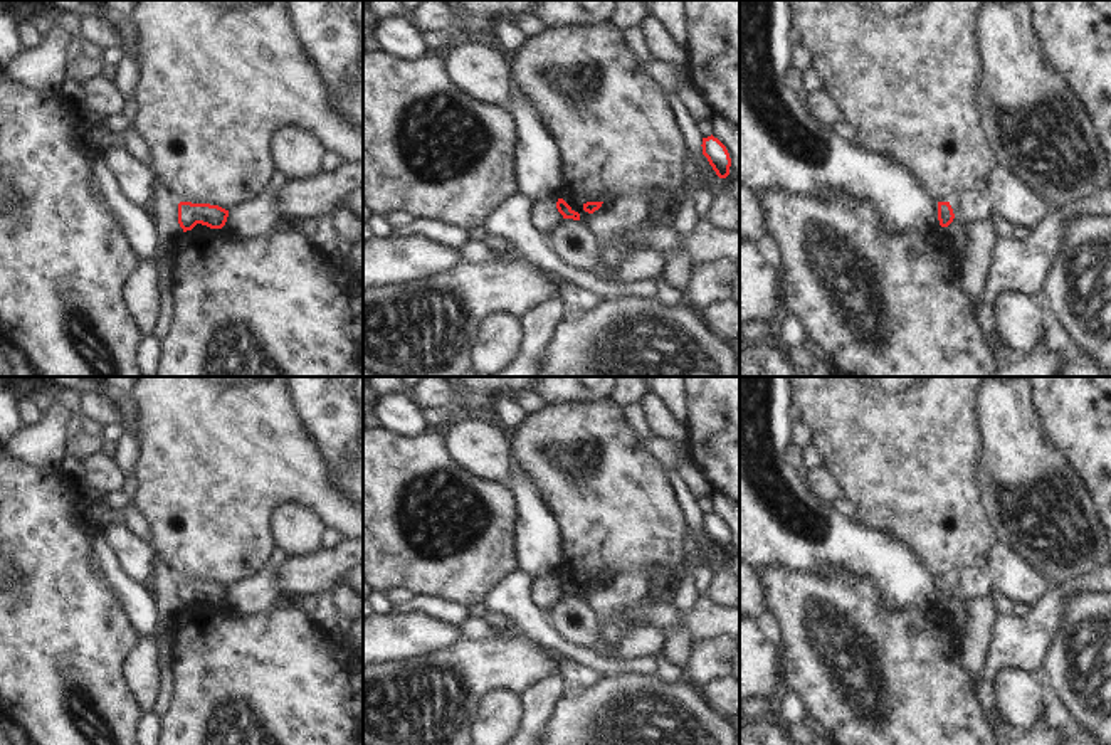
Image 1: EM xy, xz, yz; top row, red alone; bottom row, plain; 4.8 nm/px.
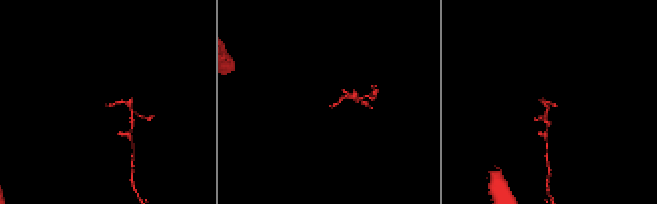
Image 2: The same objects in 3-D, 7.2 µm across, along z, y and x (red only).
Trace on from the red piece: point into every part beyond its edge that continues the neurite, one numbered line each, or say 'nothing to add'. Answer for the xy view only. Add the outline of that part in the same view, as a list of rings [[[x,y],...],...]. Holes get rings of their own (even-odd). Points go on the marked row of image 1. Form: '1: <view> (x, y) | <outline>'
nothing to add

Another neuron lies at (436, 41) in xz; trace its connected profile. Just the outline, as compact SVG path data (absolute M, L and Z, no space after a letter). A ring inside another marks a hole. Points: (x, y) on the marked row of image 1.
M419 30L420 39L429 52L442 54L454 40L457 40L457 30Z

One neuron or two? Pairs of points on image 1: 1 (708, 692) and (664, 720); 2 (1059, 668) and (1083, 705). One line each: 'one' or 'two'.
1: two
2: one

